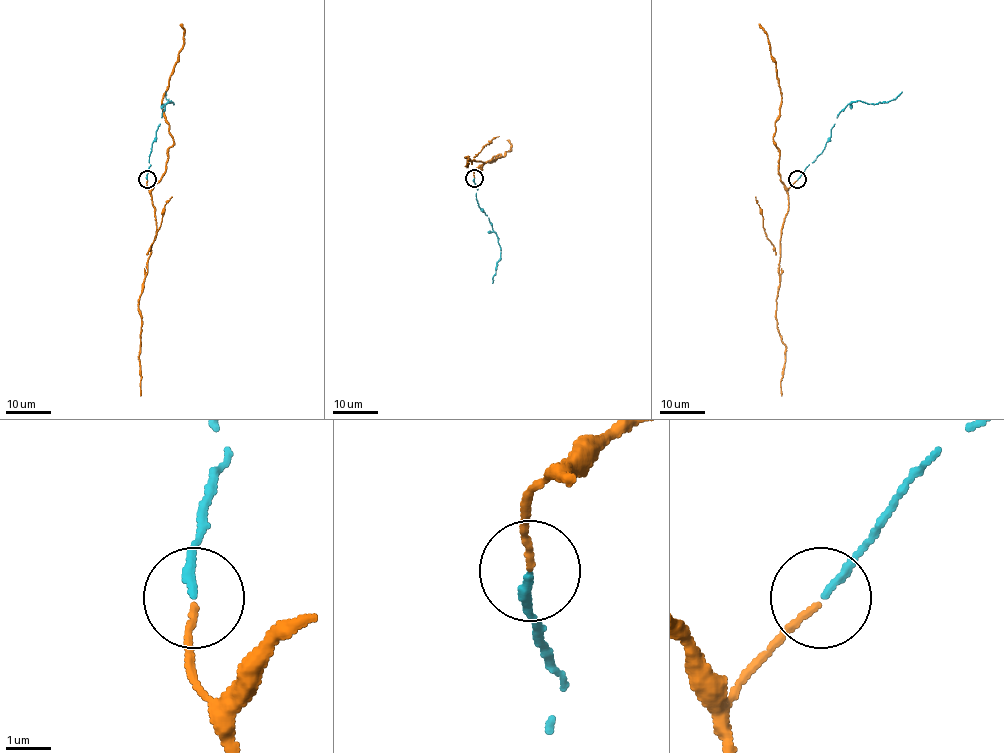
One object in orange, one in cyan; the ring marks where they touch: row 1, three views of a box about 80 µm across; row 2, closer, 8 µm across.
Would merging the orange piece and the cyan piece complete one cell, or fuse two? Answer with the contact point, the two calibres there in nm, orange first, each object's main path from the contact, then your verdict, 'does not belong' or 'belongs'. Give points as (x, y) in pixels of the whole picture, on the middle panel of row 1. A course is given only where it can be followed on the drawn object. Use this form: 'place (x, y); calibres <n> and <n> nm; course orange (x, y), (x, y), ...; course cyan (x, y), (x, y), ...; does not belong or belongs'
place (474, 178); calibres 130 and 160 nm; course orange (474, 178), (473, 172), (480, 169), (483, 162), (465, 157), (468, 158), (467, 162); course cyan (474, 178), (478, 204), (489, 218), (500, 247), (492, 283); belongs

